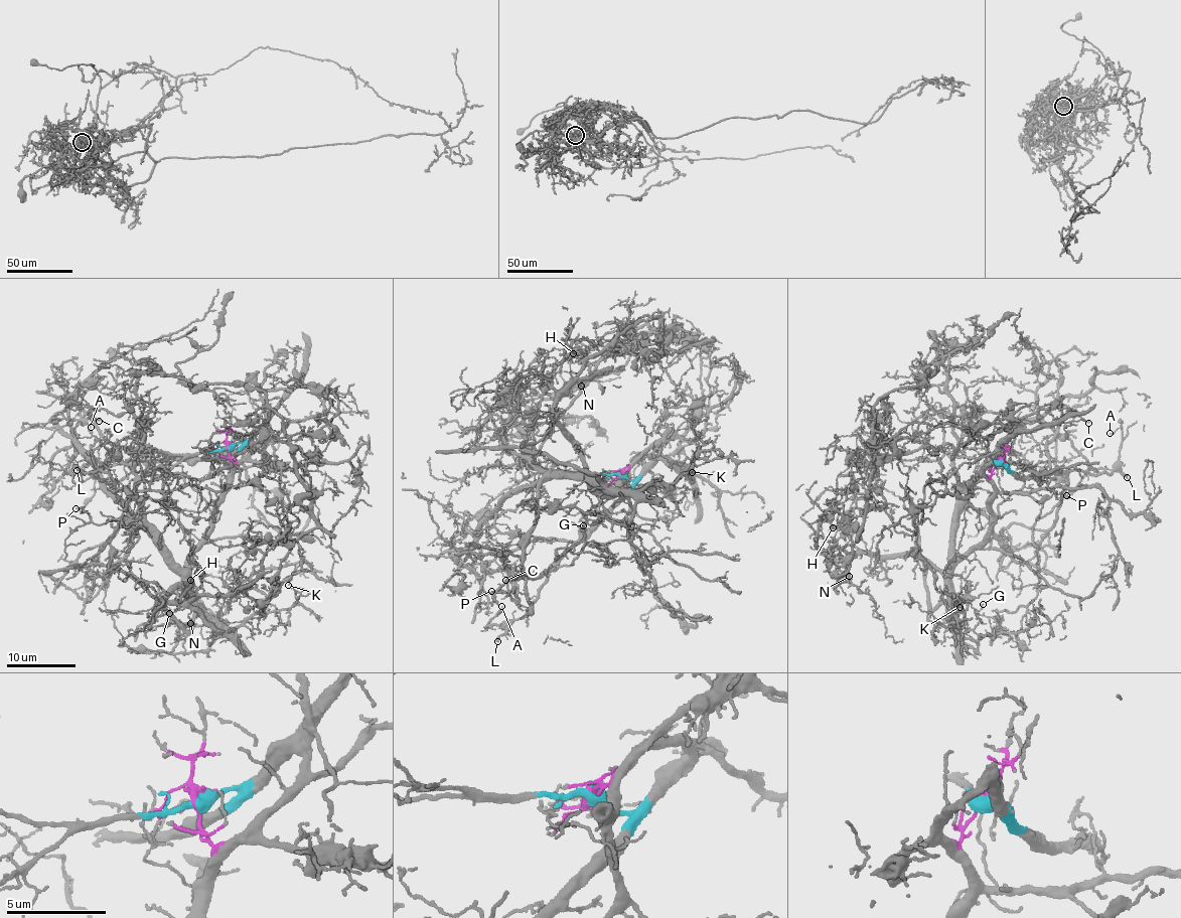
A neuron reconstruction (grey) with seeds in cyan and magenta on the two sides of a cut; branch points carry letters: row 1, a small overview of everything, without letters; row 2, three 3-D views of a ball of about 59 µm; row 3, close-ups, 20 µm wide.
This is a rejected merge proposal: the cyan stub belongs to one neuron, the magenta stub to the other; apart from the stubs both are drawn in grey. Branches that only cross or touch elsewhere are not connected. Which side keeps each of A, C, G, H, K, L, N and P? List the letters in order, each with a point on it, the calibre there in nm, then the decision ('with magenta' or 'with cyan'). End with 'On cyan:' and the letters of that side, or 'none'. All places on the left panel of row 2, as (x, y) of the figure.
A: place (91, 427); calibre 110 nm; with cyan
C: place (99, 421); calibre 120 nm; with cyan
G: place (169, 613); calibre 110 nm; with magenta
H: place (190, 580); calibre 130 nm; with magenta
K: place (288, 585); calibre 100 nm; with magenta
L: place (77, 470); calibre 240 nm; with cyan
N: place (190, 623); calibre 110 nm; with magenta
P: place (76, 508); calibre 220 nm; with cyan
On cyan: A, C, L, P

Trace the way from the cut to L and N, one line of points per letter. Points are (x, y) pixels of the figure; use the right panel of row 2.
L: (1000, 461), (1025, 477), (1055, 470), (1081, 470), (1092, 475), (1116, 469), (1128, 477)
N: (1000, 461), (990, 477), (990, 537), (943, 569), (935, 570), (922, 558), (864, 553), (848, 562), (849, 577)

